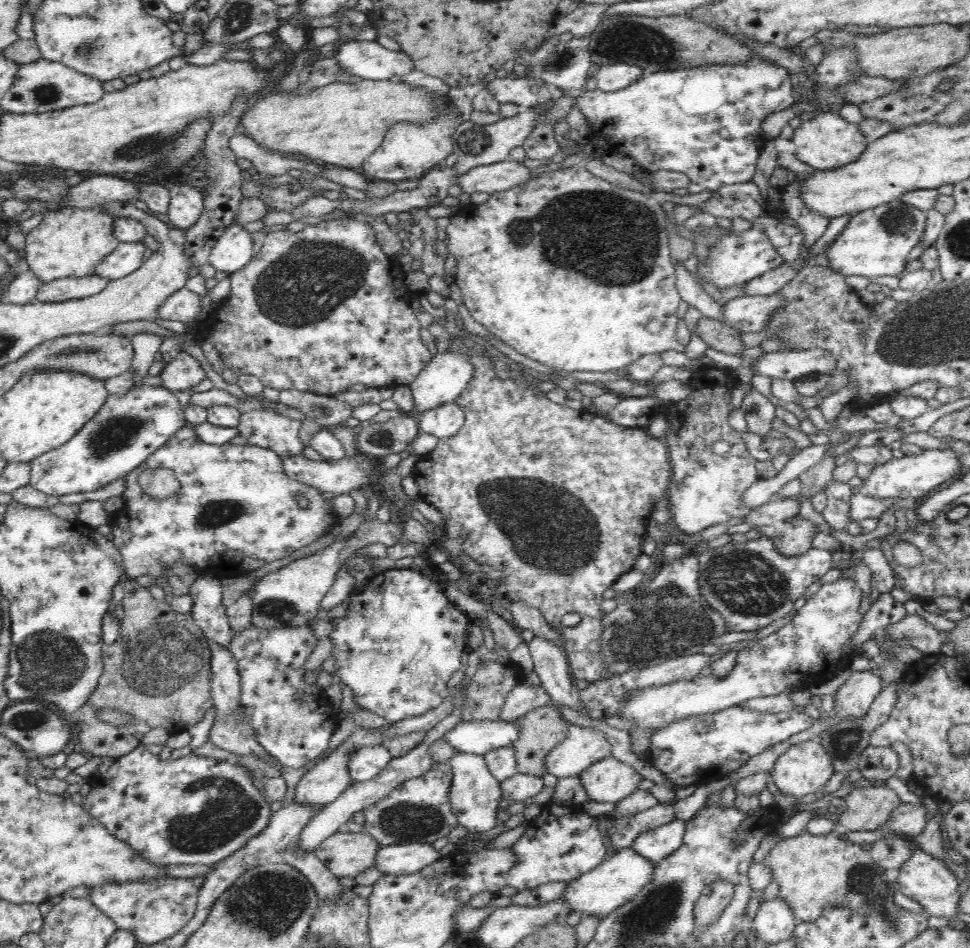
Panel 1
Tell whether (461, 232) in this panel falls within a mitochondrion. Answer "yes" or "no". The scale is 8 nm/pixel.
no

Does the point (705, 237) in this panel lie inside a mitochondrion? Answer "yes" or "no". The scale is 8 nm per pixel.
yes

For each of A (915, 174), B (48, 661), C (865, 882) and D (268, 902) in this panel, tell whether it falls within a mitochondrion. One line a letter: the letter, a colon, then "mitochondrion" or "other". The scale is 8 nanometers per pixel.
A: other
B: mitochondrion
C: mitochondrion
D: mitochondrion

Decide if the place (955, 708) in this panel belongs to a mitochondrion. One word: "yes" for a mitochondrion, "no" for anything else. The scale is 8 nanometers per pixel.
no

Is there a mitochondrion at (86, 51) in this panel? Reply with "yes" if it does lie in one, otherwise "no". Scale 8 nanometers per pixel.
yes

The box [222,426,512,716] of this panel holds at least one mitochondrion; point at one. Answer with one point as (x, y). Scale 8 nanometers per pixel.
(285, 610)

